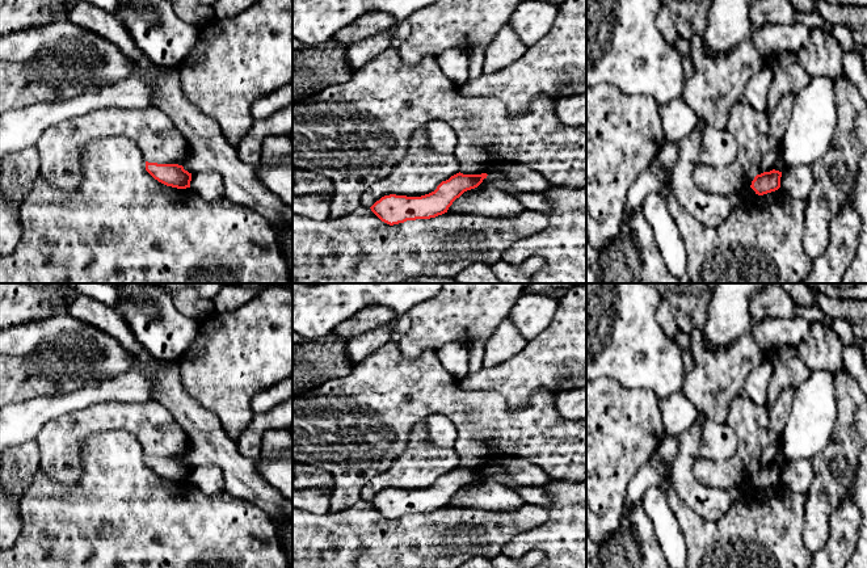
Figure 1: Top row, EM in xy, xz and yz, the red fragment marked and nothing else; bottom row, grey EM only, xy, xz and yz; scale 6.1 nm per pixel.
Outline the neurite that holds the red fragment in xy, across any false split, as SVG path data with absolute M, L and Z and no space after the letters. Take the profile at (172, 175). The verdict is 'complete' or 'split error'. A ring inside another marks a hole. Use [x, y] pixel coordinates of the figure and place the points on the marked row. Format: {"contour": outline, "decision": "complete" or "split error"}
{"contour": "M146 161L146 171L159 182L177 188L190 188L192 173L178 164L157 164Z", "decision": "complete"}

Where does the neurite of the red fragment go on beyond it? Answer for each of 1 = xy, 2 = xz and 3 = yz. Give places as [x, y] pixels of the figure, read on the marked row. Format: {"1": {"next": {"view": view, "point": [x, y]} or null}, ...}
{"1": {"next": null}, "2": {"next": null}, "3": {"next": null}}

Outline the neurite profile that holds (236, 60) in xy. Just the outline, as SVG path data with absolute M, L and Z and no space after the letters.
M256 0L233 18L207 22L177 73L188 101L212 118L237 150L256 121L251 114L252 104L292 84L292 0Z

